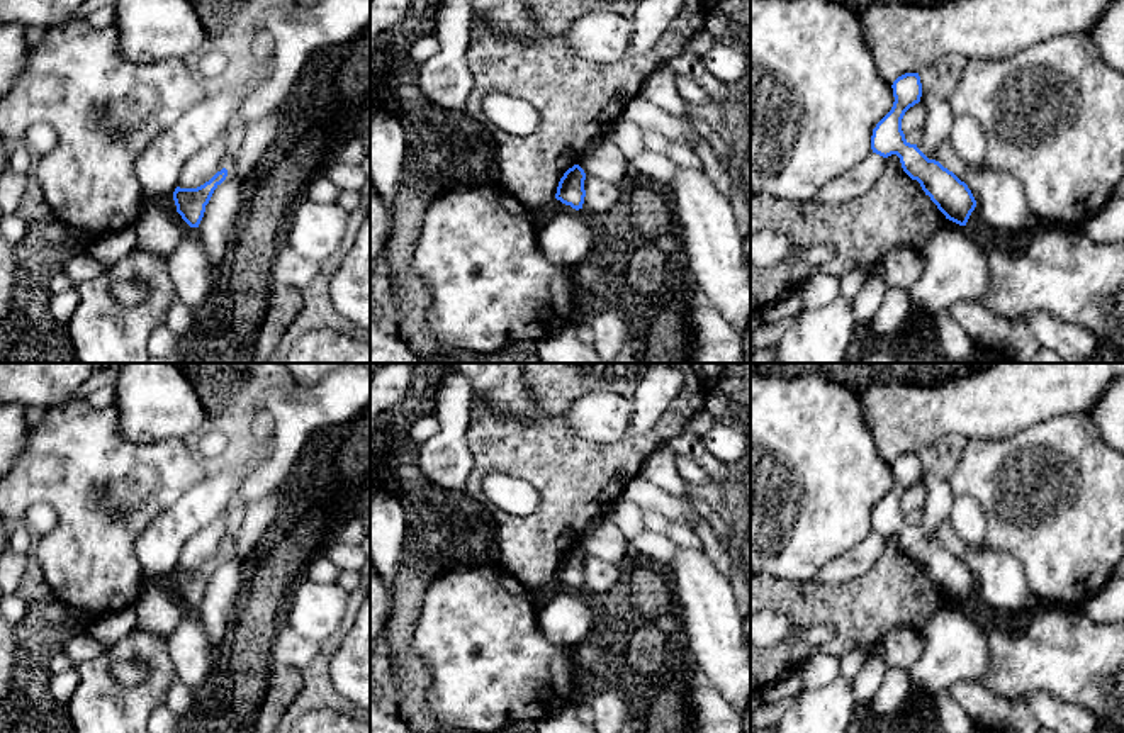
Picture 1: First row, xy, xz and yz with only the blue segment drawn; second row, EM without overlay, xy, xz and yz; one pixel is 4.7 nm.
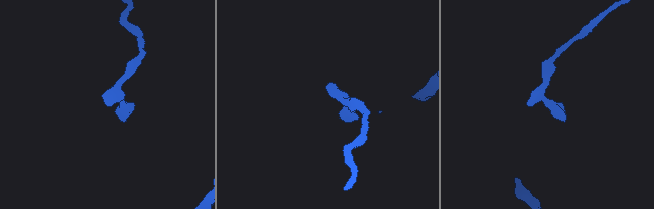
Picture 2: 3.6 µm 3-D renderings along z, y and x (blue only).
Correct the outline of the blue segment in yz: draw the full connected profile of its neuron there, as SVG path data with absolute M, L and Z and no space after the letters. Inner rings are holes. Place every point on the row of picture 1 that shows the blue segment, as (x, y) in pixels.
M919 73L898 76L891 88L895 102L891 110L873 129L873 153L883 158L896 154L903 171L920 183L925 195L930 197L946 219L966 226L976 207L976 200L968 185L939 161L929 159L917 144L910 144L902 131L905 112L919 104L922 97Z

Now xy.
M222 168L209 182L197 188L175 188L173 200L177 212L190 227L199 227L205 212L205 205L209 204L214 190L226 180L226 176L228 170Z

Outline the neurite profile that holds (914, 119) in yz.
M919 102L913 107L910 107L903 119L902 119L902 131L903 134L908 134L910 131L920 131L924 129L927 120L925 107Z

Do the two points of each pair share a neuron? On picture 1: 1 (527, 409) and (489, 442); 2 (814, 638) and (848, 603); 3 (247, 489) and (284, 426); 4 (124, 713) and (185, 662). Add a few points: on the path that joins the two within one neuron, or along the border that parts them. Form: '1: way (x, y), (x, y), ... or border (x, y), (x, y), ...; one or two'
1: border (479, 402), (525, 423), (533, 423), (545, 416); two
2: border (802, 623), (831, 625), (834, 638); two
3: way (264, 479), (284, 458), (284, 443); one
4: border (167, 638), (167, 652), (179, 677); two

